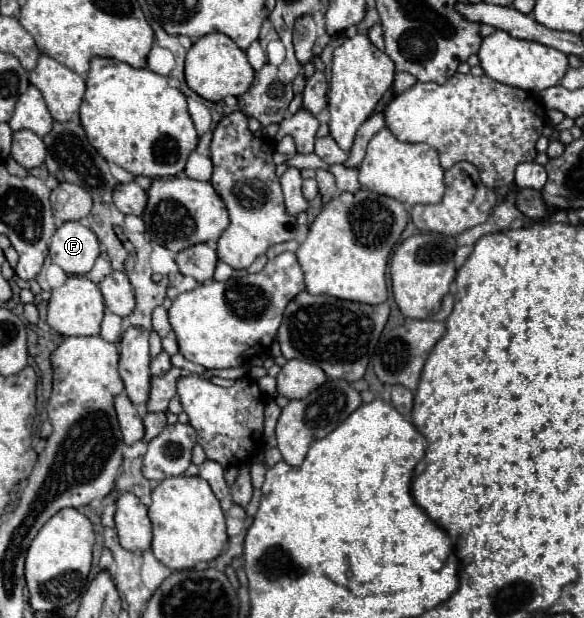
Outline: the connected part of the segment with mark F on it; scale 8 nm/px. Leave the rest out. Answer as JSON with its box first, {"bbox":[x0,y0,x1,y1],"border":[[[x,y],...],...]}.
{"bbox":[50,221,100,275],"border":[[[66,221],[56,229],[50,243],[50,259],[68,275],[90,273],[100,245],[96,235],[78,221]]]}

